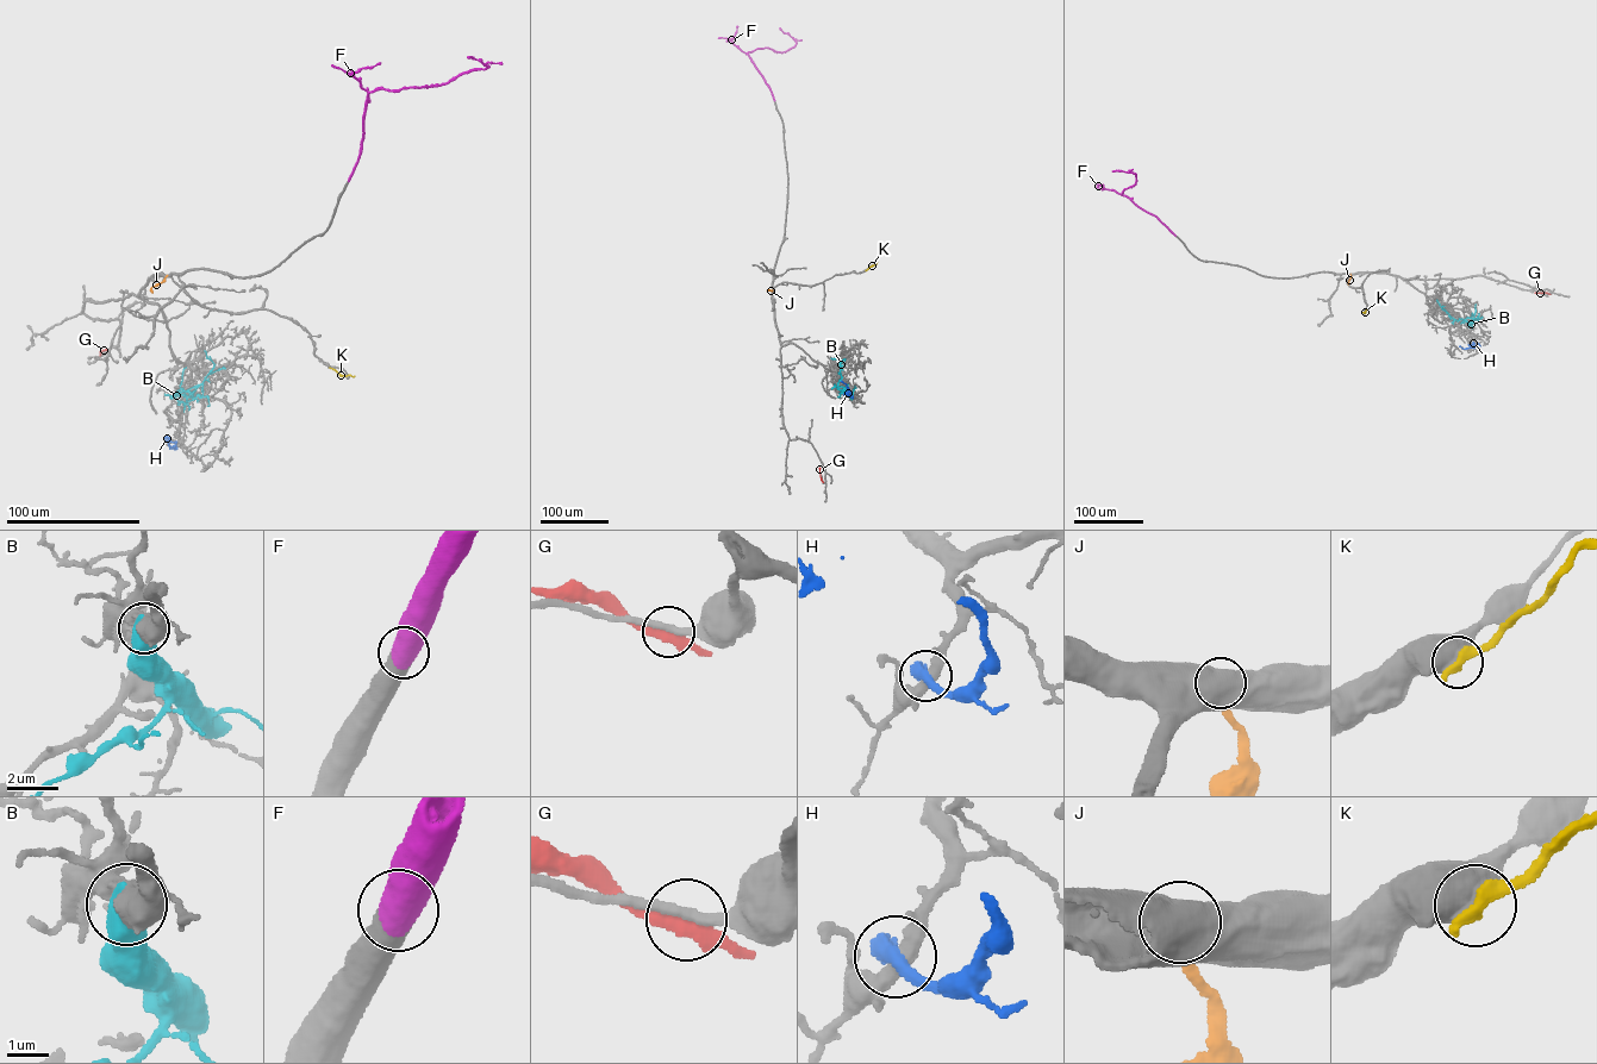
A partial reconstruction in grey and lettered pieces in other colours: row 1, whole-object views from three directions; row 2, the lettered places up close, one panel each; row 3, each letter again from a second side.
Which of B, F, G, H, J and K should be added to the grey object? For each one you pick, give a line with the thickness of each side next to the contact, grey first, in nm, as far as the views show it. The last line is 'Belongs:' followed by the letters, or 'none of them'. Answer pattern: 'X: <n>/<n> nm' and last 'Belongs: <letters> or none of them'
F: 650/750 nm
Belongs: F

